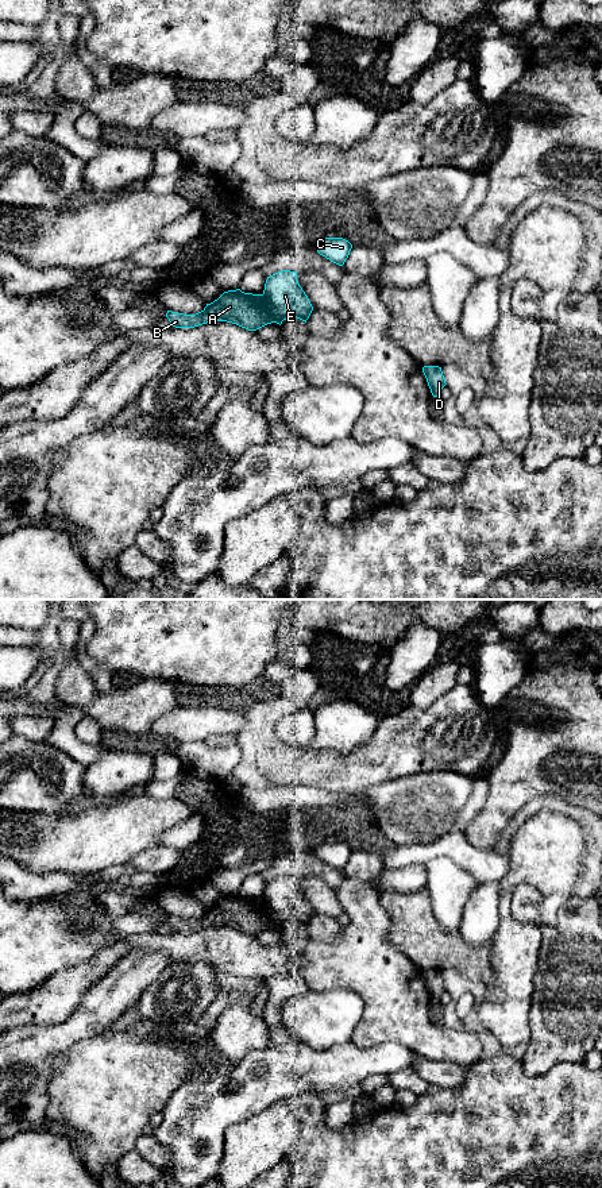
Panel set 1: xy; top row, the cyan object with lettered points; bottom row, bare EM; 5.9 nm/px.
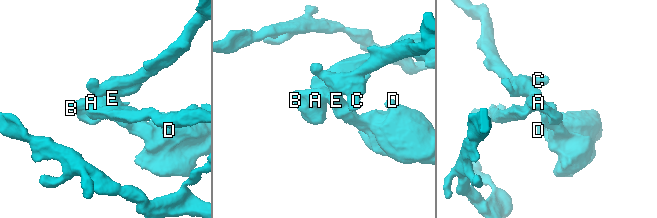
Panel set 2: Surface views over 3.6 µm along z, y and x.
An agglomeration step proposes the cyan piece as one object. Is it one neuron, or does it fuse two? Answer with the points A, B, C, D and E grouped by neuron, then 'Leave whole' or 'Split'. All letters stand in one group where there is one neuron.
Groups: A B / C D E. Split

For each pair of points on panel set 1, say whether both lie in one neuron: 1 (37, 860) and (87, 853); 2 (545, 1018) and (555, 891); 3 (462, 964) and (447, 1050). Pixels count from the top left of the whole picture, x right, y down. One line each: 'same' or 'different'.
1: same
2: different
3: different

